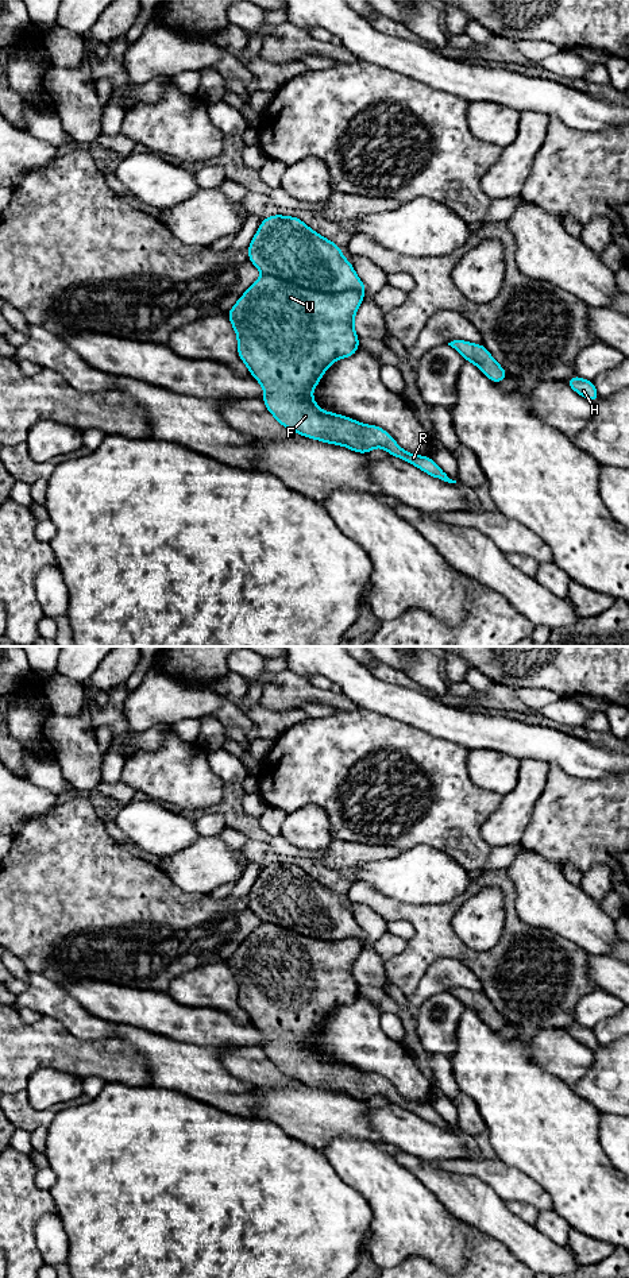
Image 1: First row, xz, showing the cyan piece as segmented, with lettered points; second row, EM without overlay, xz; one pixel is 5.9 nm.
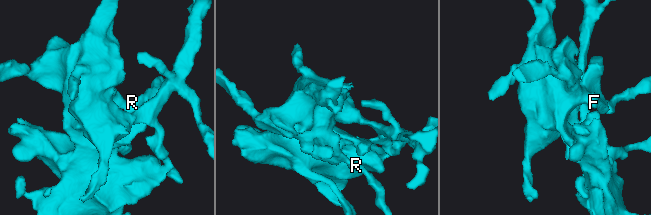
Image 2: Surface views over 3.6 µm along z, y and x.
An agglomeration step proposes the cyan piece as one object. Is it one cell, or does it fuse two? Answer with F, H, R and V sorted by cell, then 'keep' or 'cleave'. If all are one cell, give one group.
groups F H R V; keep

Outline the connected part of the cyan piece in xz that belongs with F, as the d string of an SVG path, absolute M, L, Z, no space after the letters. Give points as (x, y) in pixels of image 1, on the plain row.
M273 862L262 868L247 897L250 910L263 923L244 939L227 965L238 982L239 1005L263 1035L263 1051L275 1067L301 1084L344 1093L358 1101L382 1094L390 1104L436 1127L456 1131L431 1104L409 1101L385 1077L324 1059L312 1046L325 1018L359 997L354 965L364 947L366 933L355 922L352 911L344 907L340 895L298 865Z

